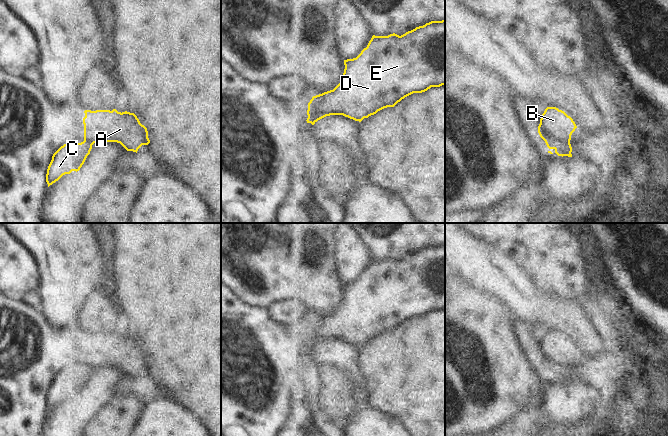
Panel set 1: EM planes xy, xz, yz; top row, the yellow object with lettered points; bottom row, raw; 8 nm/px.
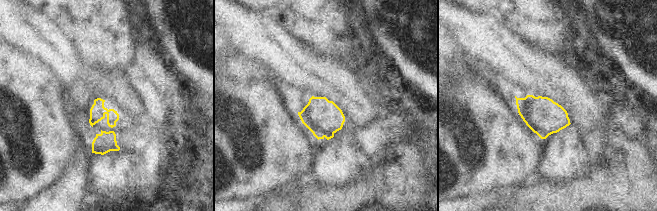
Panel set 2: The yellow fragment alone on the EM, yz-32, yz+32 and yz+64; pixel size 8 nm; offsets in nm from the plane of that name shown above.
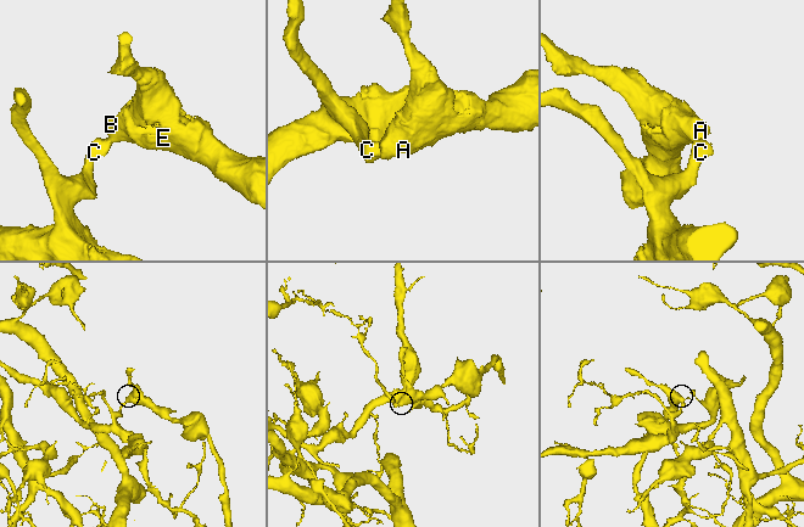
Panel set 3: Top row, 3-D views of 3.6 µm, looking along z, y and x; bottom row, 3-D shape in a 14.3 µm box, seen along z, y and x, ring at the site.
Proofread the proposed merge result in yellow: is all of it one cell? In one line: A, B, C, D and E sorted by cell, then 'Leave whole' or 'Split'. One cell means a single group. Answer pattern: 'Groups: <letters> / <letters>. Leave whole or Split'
Groups: A B D E / C. Split.

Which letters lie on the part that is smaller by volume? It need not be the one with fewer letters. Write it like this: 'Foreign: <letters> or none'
Foreign: A, B, D, E

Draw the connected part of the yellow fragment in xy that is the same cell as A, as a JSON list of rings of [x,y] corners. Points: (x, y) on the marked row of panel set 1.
[[[85,110],[84,141],[90,143],[117,142],[127,151],[136,152],[142,145],[148,145],[147,128],[134,113],[110,110]]]

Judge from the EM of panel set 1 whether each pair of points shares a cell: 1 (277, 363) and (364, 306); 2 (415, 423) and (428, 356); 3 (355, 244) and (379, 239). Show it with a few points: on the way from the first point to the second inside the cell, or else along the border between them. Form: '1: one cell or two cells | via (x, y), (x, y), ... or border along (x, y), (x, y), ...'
1: one cell | via (290, 339), (304, 330), (320, 330), (340, 325)
2: one cell | via (428, 406), (428, 373)
3: two cells | border along (358, 233), (370, 248), (373, 258)

